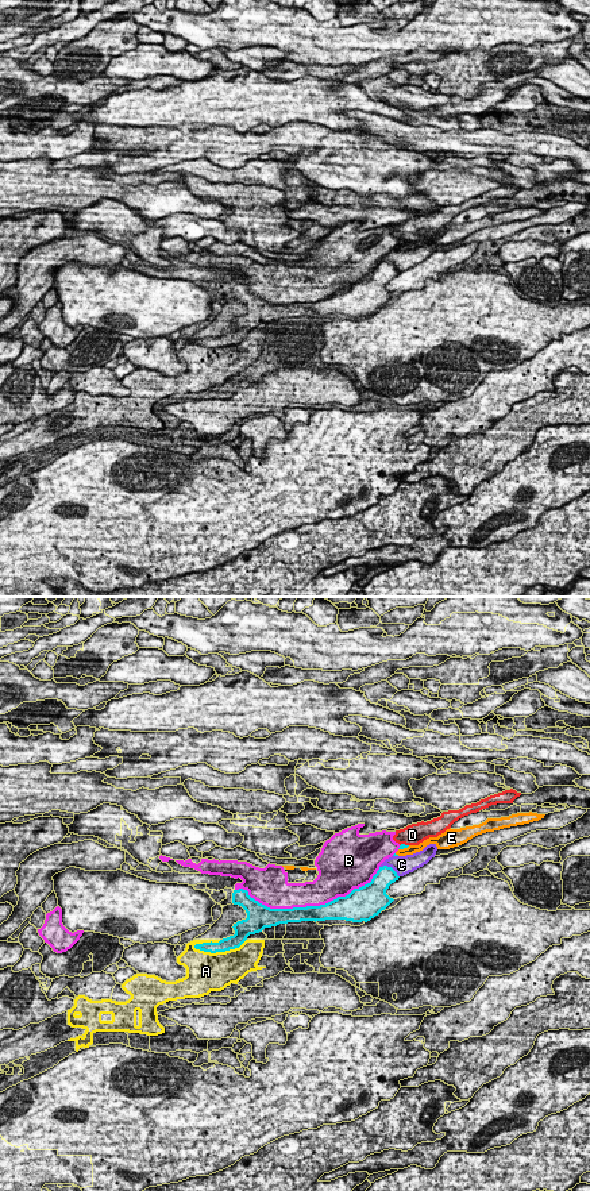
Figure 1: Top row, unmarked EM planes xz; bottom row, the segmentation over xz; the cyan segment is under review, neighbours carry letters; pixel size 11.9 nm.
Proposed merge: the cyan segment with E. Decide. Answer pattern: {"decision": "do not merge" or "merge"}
{"decision": "do not merge"}

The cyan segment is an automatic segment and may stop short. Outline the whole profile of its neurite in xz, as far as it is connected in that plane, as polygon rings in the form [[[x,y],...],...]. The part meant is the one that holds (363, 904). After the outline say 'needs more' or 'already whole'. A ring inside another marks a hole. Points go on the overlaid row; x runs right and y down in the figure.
[[[387,866],[379,867],[371,882],[354,889],[346,897],[320,905],[293,909],[270,909],[248,895],[247,890],[239,889],[232,893],[232,903],[242,906],[247,918],[234,924],[235,934],[219,943],[196,944],[194,948],[204,952],[225,952],[239,948],[250,934],[262,932],[265,928],[288,922],[346,920],[352,922],[367,922],[394,899],[386,894],[392,883],[398,880],[397,872]]]; already whole

